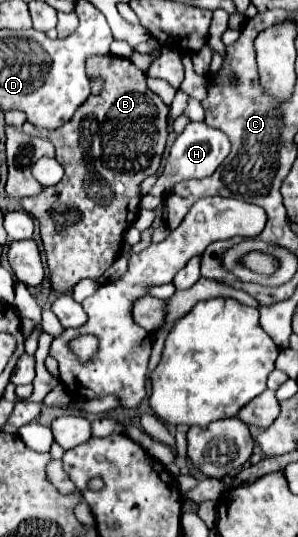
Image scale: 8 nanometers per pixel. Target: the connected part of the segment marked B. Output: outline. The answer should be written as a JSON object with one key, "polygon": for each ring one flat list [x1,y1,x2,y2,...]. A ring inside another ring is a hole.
{"polygon":[[113,54,89,56,87,72,89,76,103,80,101,94,91,94,67,124,49,134,49,140,55,144,55,158,65,170,63,180,57,186,45,188,37,198,21,200,21,206,41,224,41,240,51,270,51,286,59,296,69,294,81,280,97,280,117,260,121,254,119,250,123,246,123,236,139,216,139,186,147,176,159,170,169,136,169,108,155,92,147,88,143,72,133,62]]}

